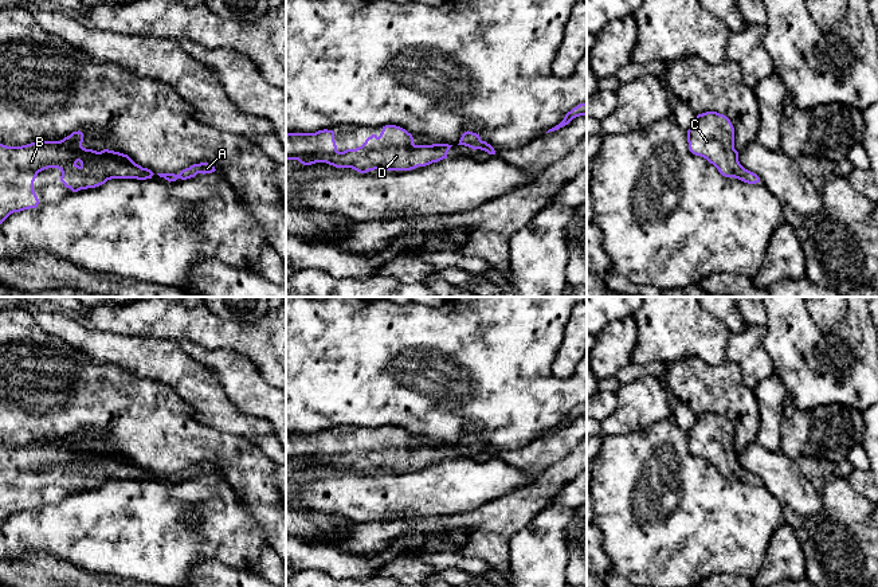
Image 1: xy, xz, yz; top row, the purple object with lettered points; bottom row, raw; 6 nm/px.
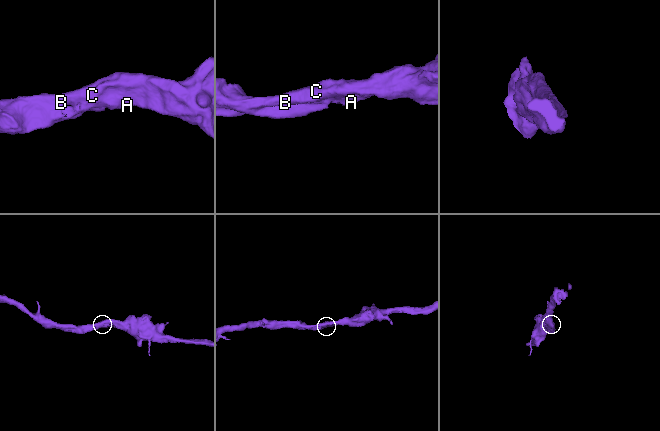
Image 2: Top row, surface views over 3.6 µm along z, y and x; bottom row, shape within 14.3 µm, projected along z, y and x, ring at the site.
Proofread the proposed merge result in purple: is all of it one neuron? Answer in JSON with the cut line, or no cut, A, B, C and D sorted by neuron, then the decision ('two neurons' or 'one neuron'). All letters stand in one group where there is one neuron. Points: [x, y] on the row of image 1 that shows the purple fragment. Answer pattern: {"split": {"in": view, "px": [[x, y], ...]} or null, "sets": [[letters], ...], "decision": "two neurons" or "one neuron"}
{"split": null, "sets": [["A", "B", "C", "D"]], "decision": "one neuron"}

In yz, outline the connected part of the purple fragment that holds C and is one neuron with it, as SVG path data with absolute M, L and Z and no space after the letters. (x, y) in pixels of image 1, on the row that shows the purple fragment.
M717 111L698 114L687 130L689 150L706 159L725 177L734 177L748 184L760 183L760 177L745 169L734 149L734 128L730 120Z

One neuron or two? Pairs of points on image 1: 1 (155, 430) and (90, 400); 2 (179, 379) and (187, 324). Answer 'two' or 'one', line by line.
1: one
2: two

